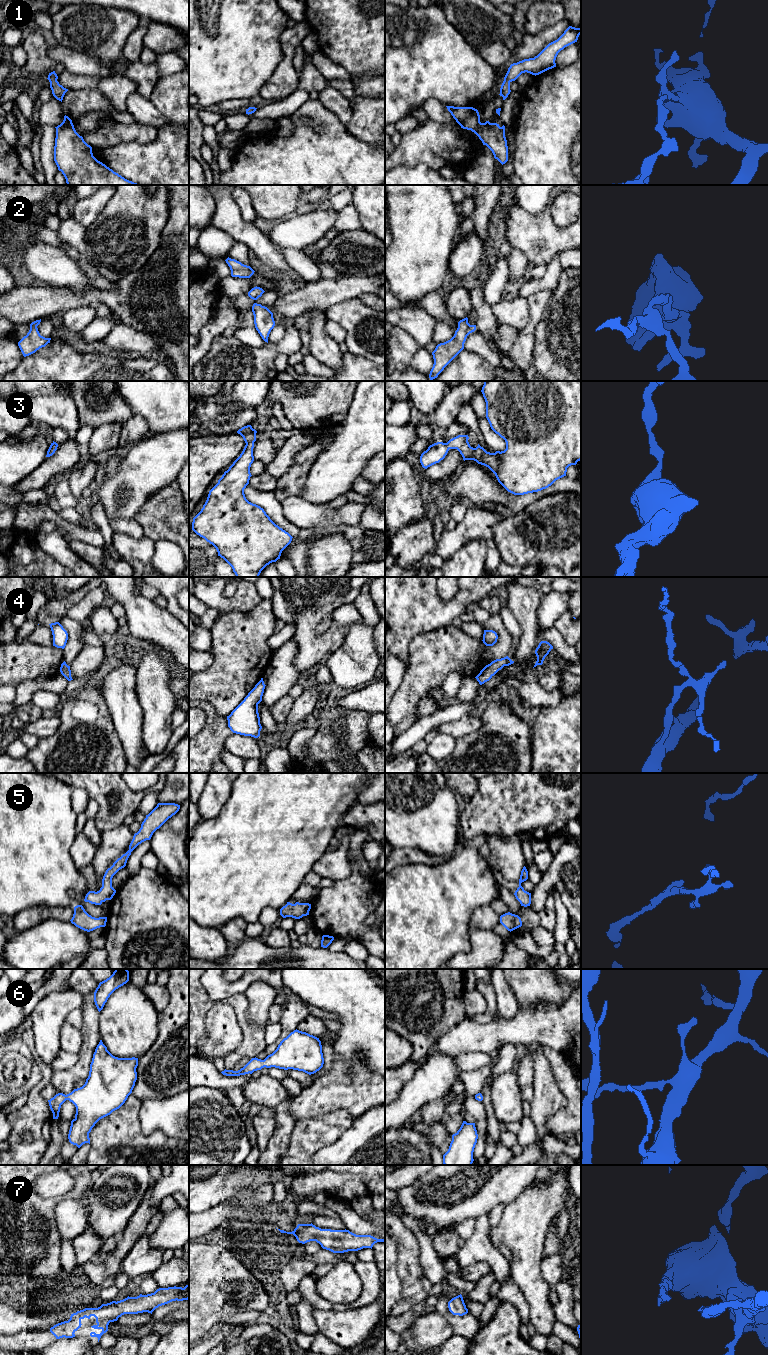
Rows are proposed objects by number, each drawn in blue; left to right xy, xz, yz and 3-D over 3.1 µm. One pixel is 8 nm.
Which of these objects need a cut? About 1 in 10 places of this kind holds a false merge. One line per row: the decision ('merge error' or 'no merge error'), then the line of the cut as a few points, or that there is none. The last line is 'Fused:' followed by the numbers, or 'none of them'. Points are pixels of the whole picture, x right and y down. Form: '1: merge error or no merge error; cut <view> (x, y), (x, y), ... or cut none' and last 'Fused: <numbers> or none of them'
1: no merge error; cut none
2: no merge error; cut none
3: no merge error; cut none
4: no merge error; cut none
5: no merge error; cut none
6: no merge error; cut none
7: no merge error; cut none
Fused: none of them

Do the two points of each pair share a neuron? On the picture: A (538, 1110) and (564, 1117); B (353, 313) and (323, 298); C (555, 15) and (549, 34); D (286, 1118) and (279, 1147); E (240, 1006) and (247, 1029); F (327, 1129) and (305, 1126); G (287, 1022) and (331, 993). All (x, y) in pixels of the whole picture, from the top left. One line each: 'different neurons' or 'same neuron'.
A: different neurons
B: different neurons
C: different neurons
D: same neuron
E: same neuron
F: same neuron
G: different neurons

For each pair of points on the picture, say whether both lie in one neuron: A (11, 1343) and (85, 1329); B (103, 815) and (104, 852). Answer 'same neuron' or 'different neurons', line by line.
A: same neuron
B: different neurons

